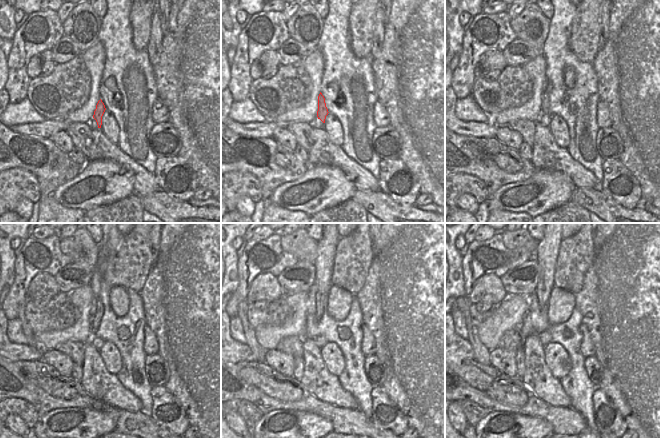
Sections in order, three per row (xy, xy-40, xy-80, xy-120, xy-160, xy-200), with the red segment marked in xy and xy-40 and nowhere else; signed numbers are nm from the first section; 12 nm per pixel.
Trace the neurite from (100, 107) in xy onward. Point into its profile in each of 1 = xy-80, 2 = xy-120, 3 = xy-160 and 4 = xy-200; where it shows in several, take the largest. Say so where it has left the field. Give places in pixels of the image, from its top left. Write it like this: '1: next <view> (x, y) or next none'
1: next xy-80 (545, 107)
2: next xy-120 (97, 309)
3: next xy-160 (326, 249)
4: next xy-200 (548, 247)

